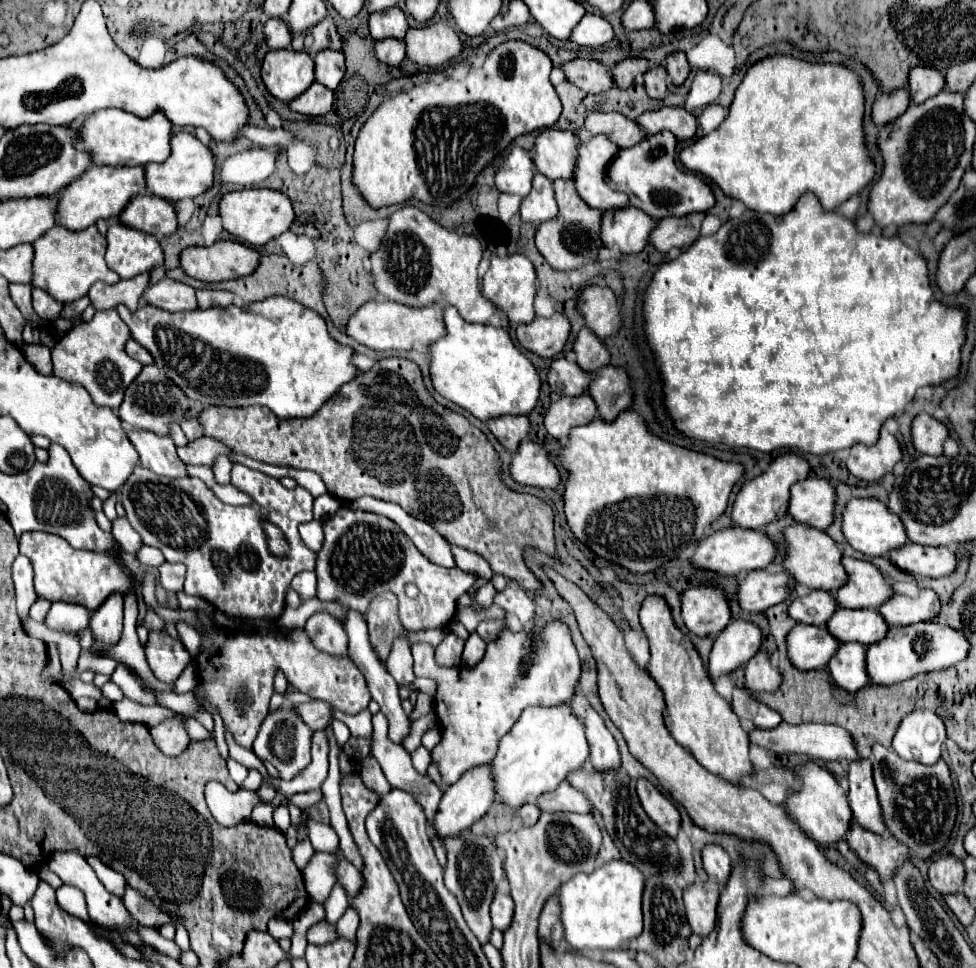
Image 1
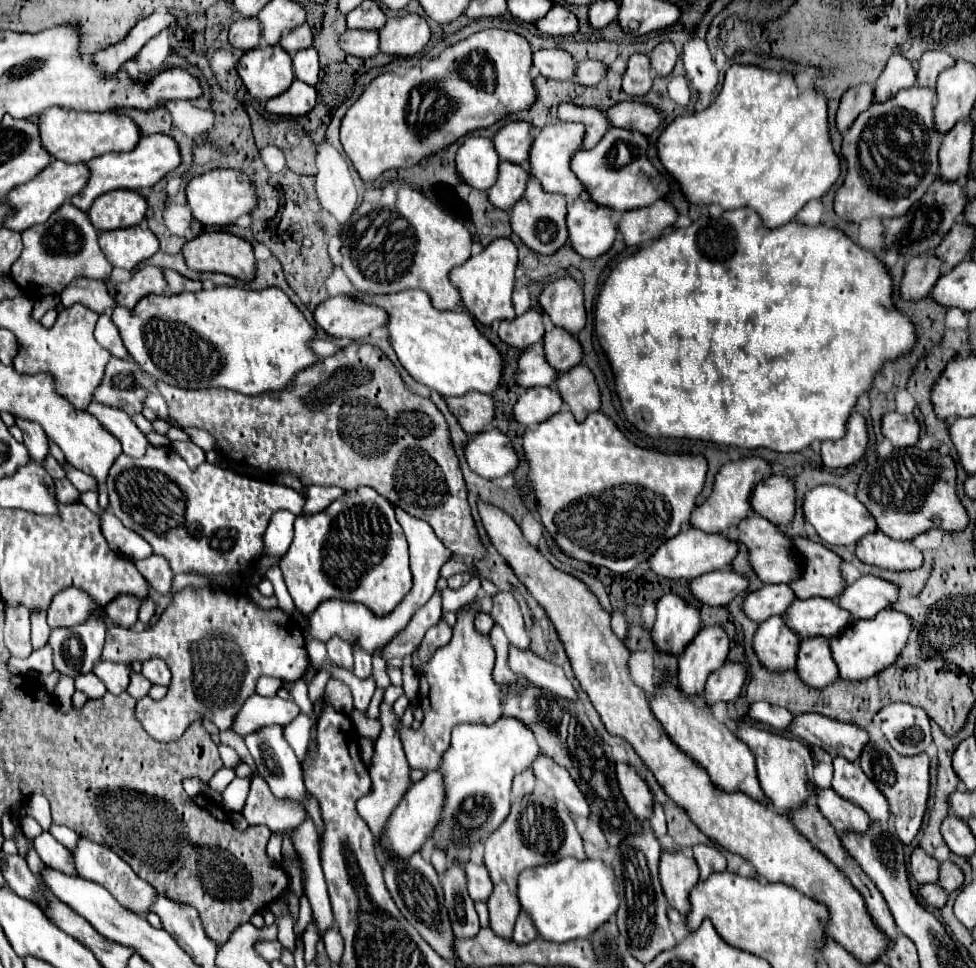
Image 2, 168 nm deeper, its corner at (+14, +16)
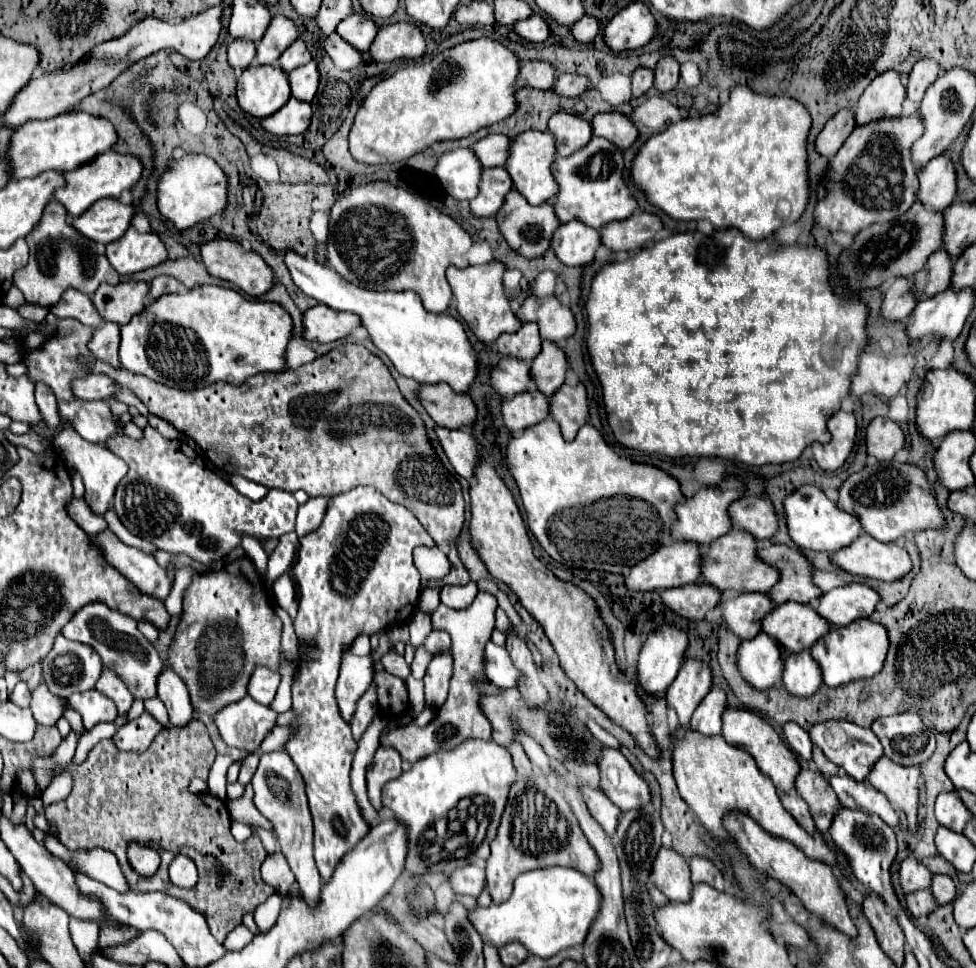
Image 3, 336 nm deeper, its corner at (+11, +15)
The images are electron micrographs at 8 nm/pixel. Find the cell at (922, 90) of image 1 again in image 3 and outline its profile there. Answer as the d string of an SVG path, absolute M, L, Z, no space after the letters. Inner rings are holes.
M889 69L877 75L857 103L857 125L865 125L869 121L875 121L877 117L897 117L901 113L905 93L907 89L901 83L901 75L897 71Z

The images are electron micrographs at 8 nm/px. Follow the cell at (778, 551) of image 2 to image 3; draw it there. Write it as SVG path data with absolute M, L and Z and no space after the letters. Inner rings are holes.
M733 527L727 535L719 537L717 541L711 543L711 549L703 557L703 579L705 583L721 589L721 591L735 591L735 593L745 593L745 591L759 591L767 593L779 579L781 573L775 565L765 563L759 553L759 539L753 537L749 531Z

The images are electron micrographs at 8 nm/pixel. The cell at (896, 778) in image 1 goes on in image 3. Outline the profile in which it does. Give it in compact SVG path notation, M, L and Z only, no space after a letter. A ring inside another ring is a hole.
M881 757L867 781L879 789L893 805L897 805L907 817L907 831L917 833L917 807L919 807L919 783L921 767L903 767L895 765L889 757Z

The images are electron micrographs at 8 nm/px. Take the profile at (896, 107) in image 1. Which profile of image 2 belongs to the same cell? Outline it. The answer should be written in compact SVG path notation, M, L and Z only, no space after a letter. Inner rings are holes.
M860 84L856 88L846 90L836 112L836 130L846 132L858 118L858 114L870 108L870 104L872 104L872 86Z

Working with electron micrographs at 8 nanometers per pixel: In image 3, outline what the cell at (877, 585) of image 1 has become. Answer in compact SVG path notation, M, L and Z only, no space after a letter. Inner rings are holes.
M761 541L759 557L769 561L771 565L777 565L781 571L781 581L769 591L771 599L777 605L787 601L815 605L815 601L821 599L823 591L813 583L815 569L799 549L787 545L773 545L771 541Z

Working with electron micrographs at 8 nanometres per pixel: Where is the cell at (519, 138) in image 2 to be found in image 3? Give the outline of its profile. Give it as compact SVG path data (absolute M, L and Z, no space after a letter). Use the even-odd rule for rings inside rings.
M489 135L471 145L483 167L503 167L509 159L509 147L511 139L507 135Z

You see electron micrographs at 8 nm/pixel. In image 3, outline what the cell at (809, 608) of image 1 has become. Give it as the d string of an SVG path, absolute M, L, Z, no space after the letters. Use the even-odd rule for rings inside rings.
M743 593L735 599L725 599L723 621L741 639L751 639L761 631L761 621L775 609L767 593Z

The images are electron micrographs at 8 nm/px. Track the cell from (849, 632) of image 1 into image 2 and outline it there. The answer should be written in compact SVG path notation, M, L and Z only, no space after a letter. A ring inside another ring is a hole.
M798 598L794 600L794 604L790 604L782 618L788 628L800 638L838 636L838 632L842 632L842 628L852 622L850 614L838 608L838 604L828 598Z

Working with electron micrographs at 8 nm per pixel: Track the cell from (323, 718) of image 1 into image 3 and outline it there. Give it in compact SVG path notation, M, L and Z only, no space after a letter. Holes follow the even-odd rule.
M247 695L241 701L221 709L215 715L215 723L229 747L255 753L269 731L277 725L277 713Z

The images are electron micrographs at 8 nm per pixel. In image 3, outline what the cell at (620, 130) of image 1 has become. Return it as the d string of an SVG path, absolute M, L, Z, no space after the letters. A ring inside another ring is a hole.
M563 111L549 119L549 131L557 137L557 151L563 157L583 149L593 137L593 127L587 119Z

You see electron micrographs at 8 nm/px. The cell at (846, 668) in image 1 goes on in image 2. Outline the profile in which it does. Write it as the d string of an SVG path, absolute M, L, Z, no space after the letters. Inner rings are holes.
M818 636L800 640L796 672L798 678L812 688L824 688L838 680L838 668L830 656L830 646L826 638Z

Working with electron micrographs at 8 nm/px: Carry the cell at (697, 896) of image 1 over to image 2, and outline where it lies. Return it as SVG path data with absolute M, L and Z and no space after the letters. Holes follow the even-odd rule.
M666 852L660 854L660 884L662 892L672 908L680 914L686 914L690 908L688 896L690 890L698 882L698 864L692 856L684 856L682 852Z

